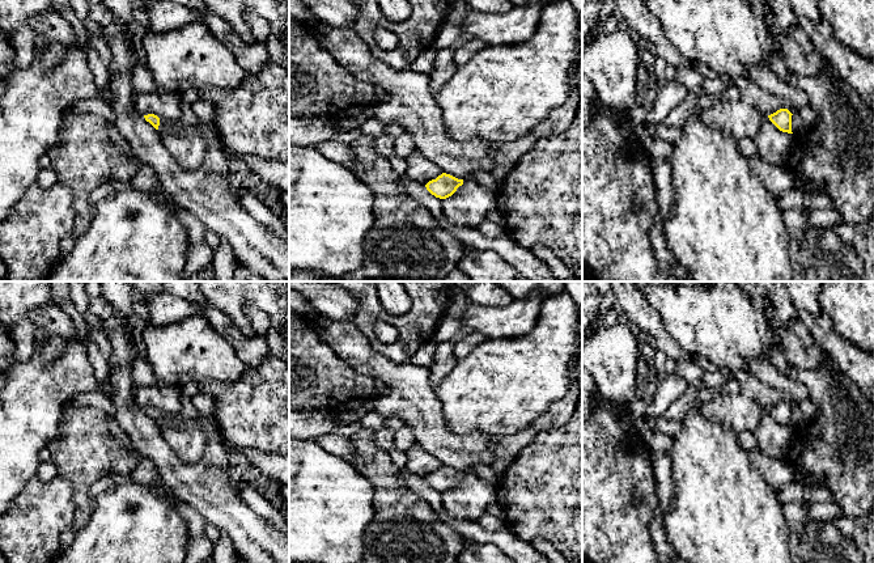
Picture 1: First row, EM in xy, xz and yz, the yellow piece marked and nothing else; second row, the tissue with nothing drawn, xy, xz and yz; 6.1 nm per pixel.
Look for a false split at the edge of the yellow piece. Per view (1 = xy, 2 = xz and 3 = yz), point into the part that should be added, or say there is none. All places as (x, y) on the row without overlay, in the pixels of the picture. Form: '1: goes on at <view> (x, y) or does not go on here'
1: does not go on here
2: does not go on here
3: does not go on here

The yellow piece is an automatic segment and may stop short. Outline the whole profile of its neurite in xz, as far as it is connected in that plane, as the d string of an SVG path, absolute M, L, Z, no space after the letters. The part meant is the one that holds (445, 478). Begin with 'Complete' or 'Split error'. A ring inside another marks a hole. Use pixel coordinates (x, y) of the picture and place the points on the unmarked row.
Complete. M442 466L436 473L429 474L425 481L436 491L446 492L451 490L462 478L463 473L458 473L450 467Z

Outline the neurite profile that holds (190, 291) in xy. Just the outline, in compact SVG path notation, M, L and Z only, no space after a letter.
M164 282L162 291L194 304L198 313L203 313L205 299L198 282Z

